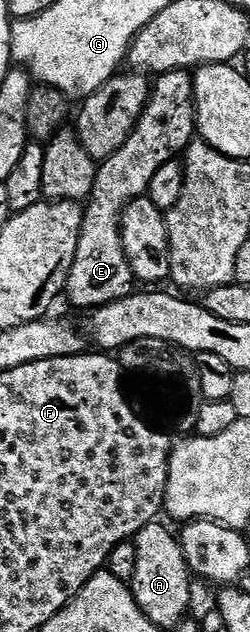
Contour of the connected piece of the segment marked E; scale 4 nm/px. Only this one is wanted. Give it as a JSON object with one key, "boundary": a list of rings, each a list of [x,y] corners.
{"boundary":[[[173,70],[167,74],[157,75],[156,81],[153,83],[149,102],[143,108],[142,115],[138,118],[138,123],[136,128],[128,136],[128,140],[115,152],[112,156],[108,156],[99,165],[98,171],[96,172],[96,184],[92,184],[92,192],[89,198],[86,199],[84,203],[84,209],[82,211],[82,231],[80,232],[80,240],[76,244],[76,256],[72,260],[72,268],[70,269],[70,275],[66,281],[66,289],[64,291],[65,297],[68,299],[70,297],[70,302],[74,306],[90,306],[89,308],[97,308],[100,306],[107,306],[110,302],[115,302],[121,298],[126,298],[135,289],[136,279],[130,270],[130,265],[126,259],[126,253],[122,247],[122,213],[126,210],[126,206],[133,198],[141,198],[150,189],[150,184],[152,182],[152,176],[156,176],[156,171],[160,168],[164,168],[164,164],[175,161],[185,151],[186,147],[190,145],[191,142],[195,141],[196,138],[196,107],[194,105],[194,79],[192,77],[190,70]]]}

